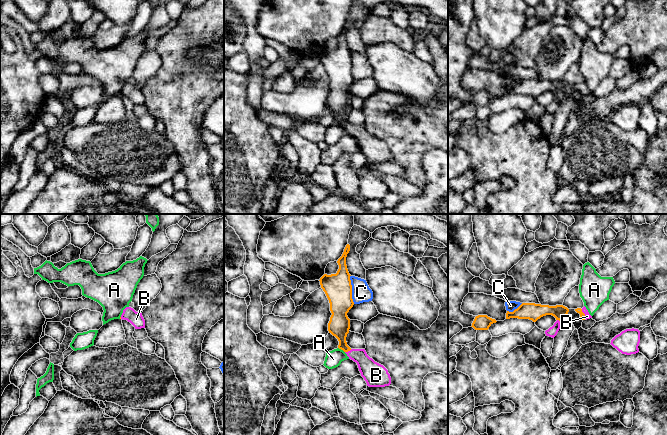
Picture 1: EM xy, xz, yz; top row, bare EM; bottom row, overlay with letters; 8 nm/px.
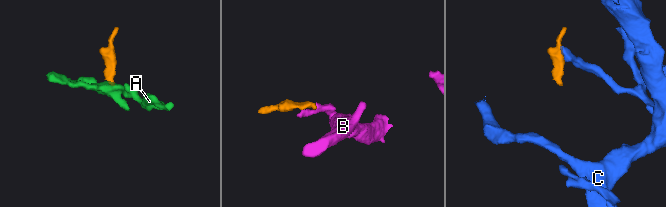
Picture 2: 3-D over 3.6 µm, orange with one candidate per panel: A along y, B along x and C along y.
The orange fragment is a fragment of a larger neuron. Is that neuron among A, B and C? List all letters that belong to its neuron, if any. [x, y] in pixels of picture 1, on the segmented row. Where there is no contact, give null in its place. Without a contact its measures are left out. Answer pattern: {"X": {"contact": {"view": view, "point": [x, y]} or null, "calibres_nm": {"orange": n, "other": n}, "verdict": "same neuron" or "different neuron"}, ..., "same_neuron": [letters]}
{"A": {"contact": {"view": "xz", "point": [341, 349]}, "calibres_nm": {"orange": 170, "other": 140}, "verdict": "different neuron"}, "B": {"contact": {"view": "yz", "point": [584, 314]}, "calibres_nm": {"orange": 50, "other": 50}, "verdict": "same neuron"}, "C": {"contact": {"view": "xz", "point": [351, 289]}, "calibres_nm": {"orange": 220, "other": 150}, "verdict": "different neuron"}, "same_neuron": ["B"]}

